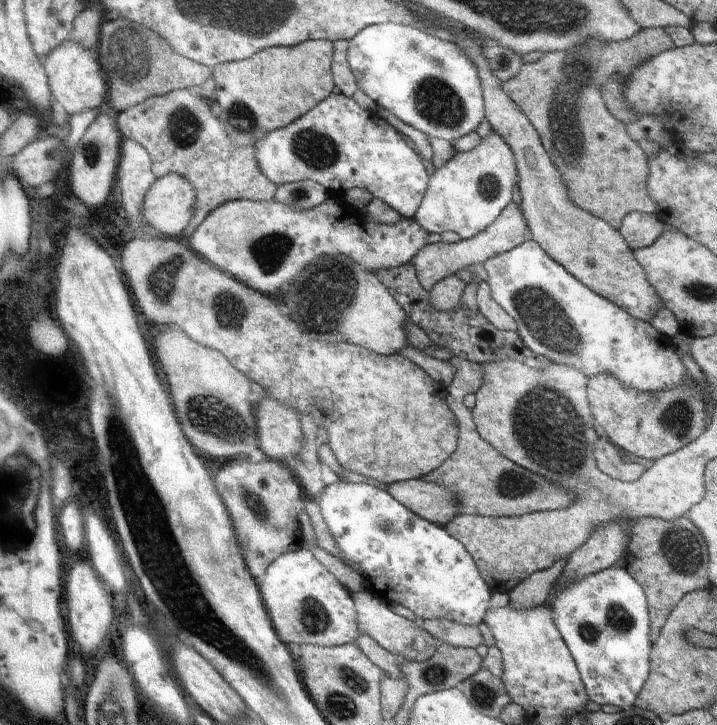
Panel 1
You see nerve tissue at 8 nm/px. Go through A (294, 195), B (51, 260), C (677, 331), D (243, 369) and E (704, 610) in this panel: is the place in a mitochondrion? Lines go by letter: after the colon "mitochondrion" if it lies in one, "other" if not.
A: mitochondrion
B: other
C: other
D: other
E: other

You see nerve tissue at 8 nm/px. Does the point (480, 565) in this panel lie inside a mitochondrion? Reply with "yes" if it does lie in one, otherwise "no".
no

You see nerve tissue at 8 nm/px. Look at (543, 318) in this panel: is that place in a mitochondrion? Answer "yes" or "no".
yes

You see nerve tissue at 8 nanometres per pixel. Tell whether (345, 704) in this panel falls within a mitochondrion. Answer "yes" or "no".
yes

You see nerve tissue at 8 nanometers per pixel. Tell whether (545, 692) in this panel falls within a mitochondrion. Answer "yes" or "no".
no

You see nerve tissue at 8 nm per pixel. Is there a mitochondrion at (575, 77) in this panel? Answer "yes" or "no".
yes

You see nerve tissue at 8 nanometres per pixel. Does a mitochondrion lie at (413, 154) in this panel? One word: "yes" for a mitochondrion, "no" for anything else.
no

